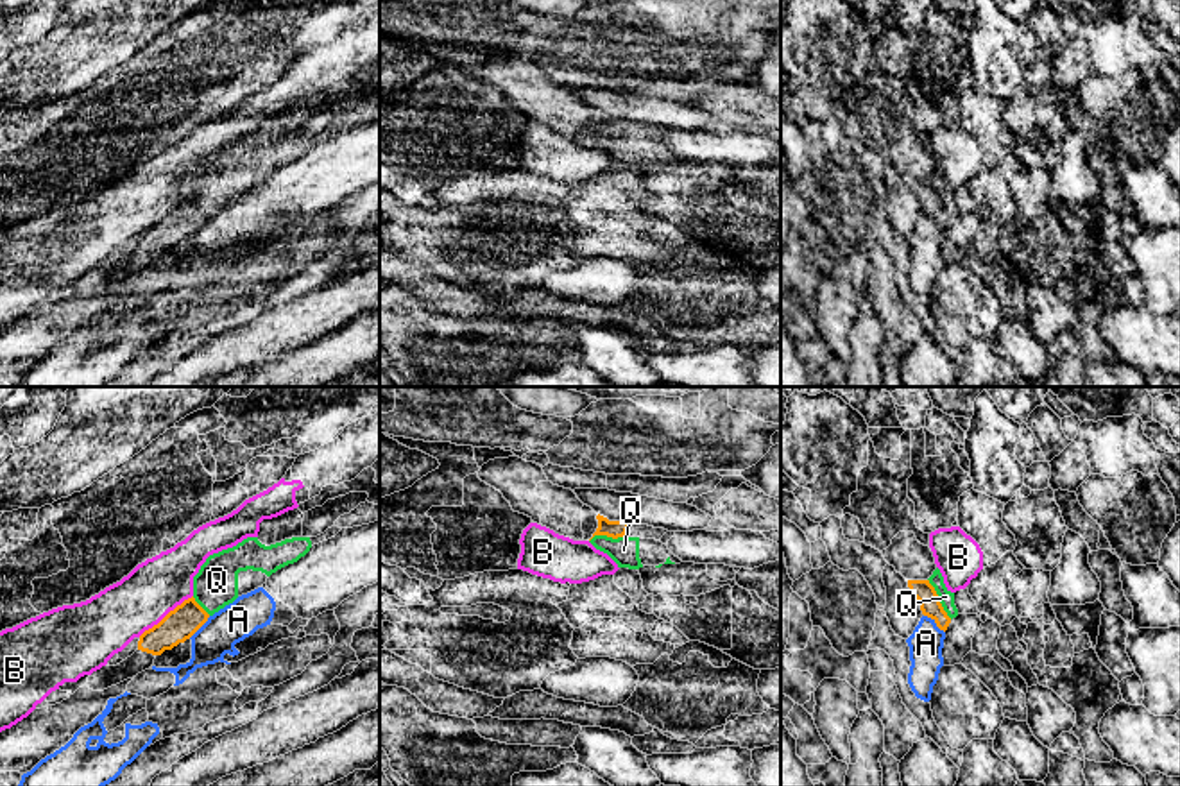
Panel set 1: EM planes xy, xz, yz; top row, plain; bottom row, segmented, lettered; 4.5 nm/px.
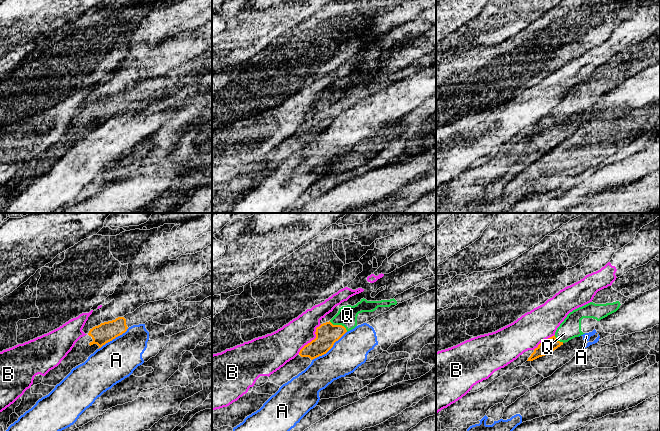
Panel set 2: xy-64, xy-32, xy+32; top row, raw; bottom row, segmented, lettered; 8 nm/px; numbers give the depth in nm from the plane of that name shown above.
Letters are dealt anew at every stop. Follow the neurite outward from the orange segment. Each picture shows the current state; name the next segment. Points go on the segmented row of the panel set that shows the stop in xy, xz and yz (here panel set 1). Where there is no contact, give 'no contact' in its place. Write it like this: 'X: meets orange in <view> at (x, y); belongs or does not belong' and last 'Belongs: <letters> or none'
A: meets orange in yz at (935, 622); does not belong
B: meets orange in xy at (167, 615); does not belong
Q: meets orange in yz at (939, 598); belongs
Belongs: Q

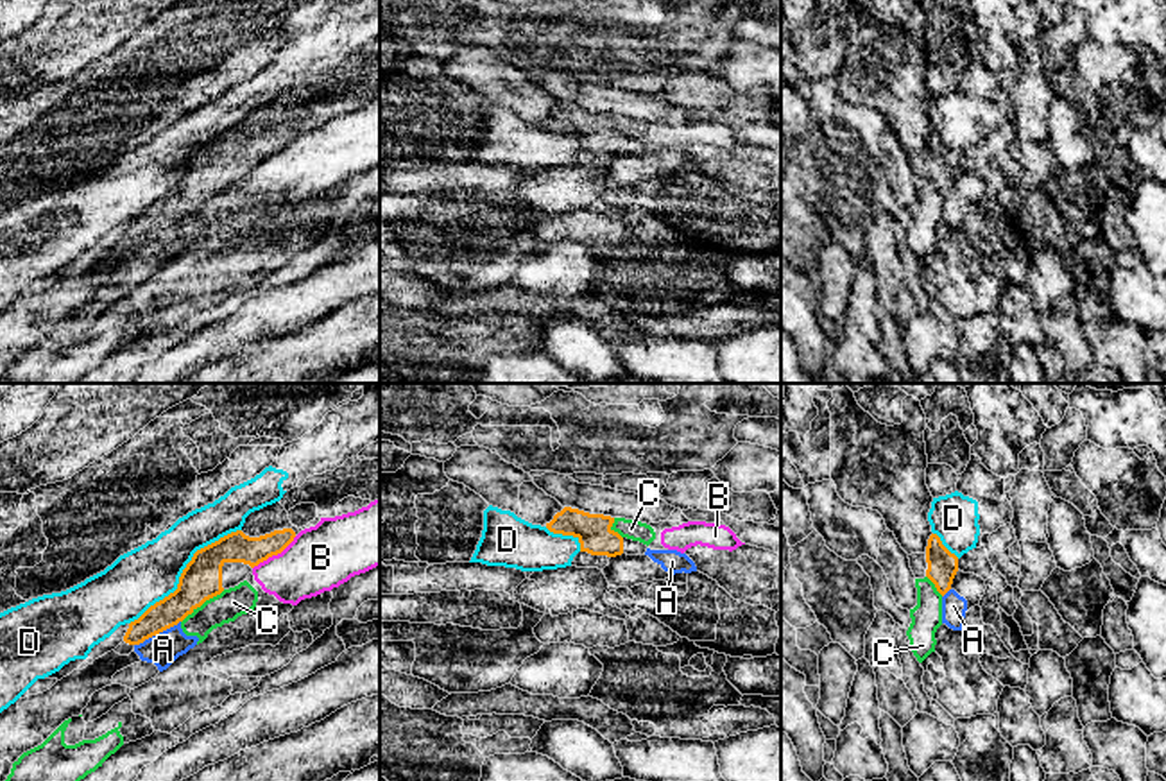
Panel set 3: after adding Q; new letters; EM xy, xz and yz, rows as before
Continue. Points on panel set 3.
A: meets orange in xy at (156, 633); does not belong
B: meets orange in xy at (274, 554); does not belong
C: meets orange in xy at (203, 602); does not belong
D: meets orange in xy at (183, 572); does not belong
Belongs: none

